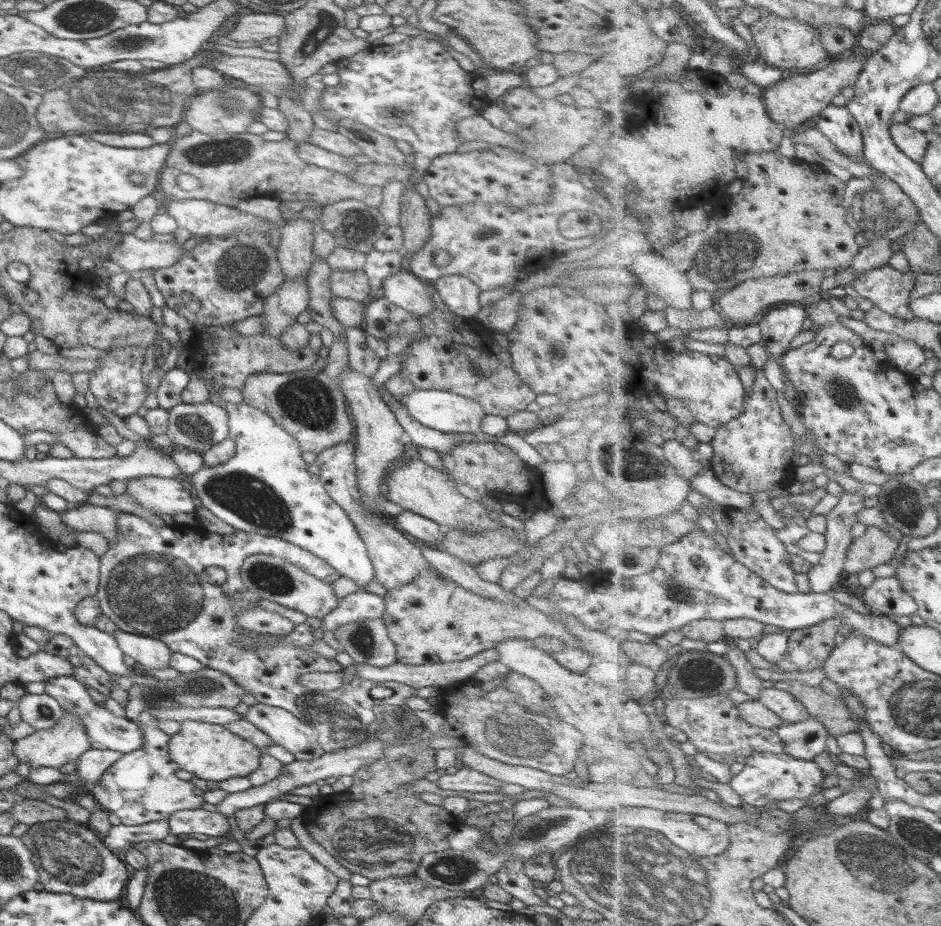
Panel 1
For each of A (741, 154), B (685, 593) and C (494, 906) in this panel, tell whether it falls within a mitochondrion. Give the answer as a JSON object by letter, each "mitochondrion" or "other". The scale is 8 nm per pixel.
{"A":"other","B":"mitochondrion","C":"other"}

